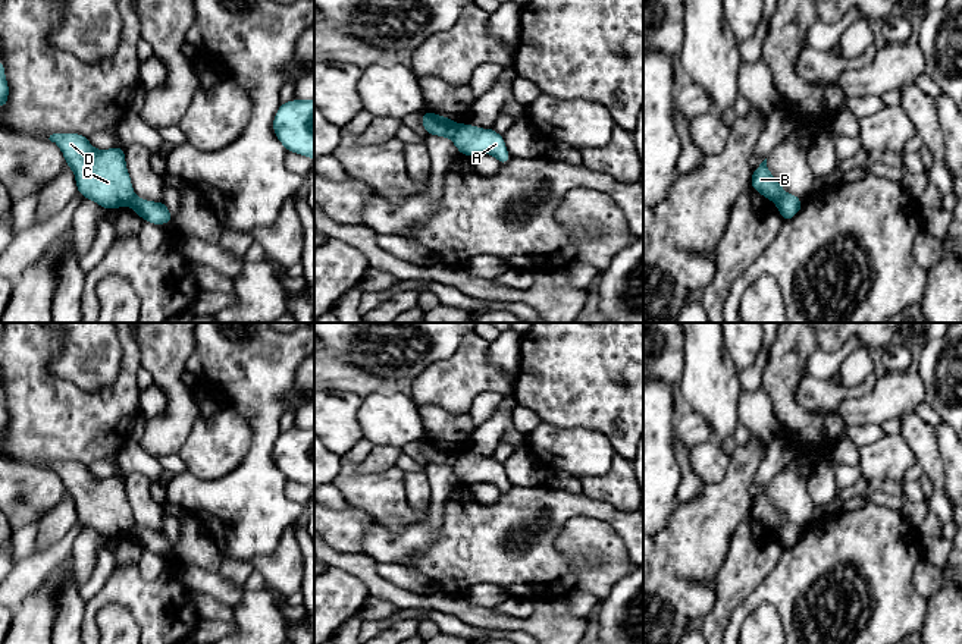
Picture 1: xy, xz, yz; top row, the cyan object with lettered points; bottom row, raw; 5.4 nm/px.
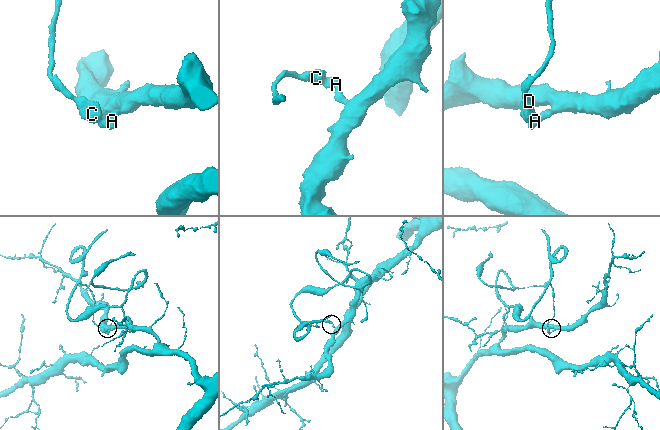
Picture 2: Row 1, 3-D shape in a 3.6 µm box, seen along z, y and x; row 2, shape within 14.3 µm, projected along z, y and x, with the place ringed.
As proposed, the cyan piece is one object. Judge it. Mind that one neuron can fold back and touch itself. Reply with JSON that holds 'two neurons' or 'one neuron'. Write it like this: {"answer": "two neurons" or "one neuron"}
{"answer": "two neurons"}

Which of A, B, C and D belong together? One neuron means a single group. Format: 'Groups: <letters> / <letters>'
Groups: A / B C D

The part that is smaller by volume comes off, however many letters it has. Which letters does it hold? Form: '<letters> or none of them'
B, C, D

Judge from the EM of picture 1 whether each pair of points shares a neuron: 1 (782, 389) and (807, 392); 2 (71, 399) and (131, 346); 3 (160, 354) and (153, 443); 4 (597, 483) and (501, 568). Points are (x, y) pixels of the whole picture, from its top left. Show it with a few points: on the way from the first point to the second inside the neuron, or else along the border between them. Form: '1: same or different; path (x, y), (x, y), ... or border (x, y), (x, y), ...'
1: different; border (802, 377), (796, 399), (823, 412)
2: same; path (93, 399), (109, 399), (125, 383), (128, 368)
3: same; path (168, 376), (175, 389), (175, 421)
4: different; border (580, 492), (591, 498), (604, 499), (616, 508)

